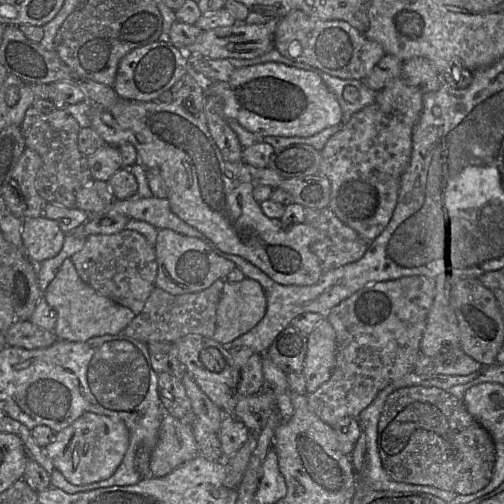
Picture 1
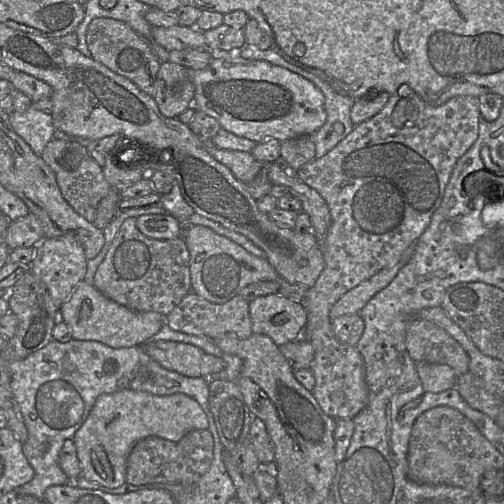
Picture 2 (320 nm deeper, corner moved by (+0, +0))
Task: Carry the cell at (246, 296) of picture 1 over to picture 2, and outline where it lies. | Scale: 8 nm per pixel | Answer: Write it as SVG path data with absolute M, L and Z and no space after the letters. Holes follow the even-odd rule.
M276 294L251 300L249 314L252 332L270 337L278 346L299 339L307 322L301 302Z

